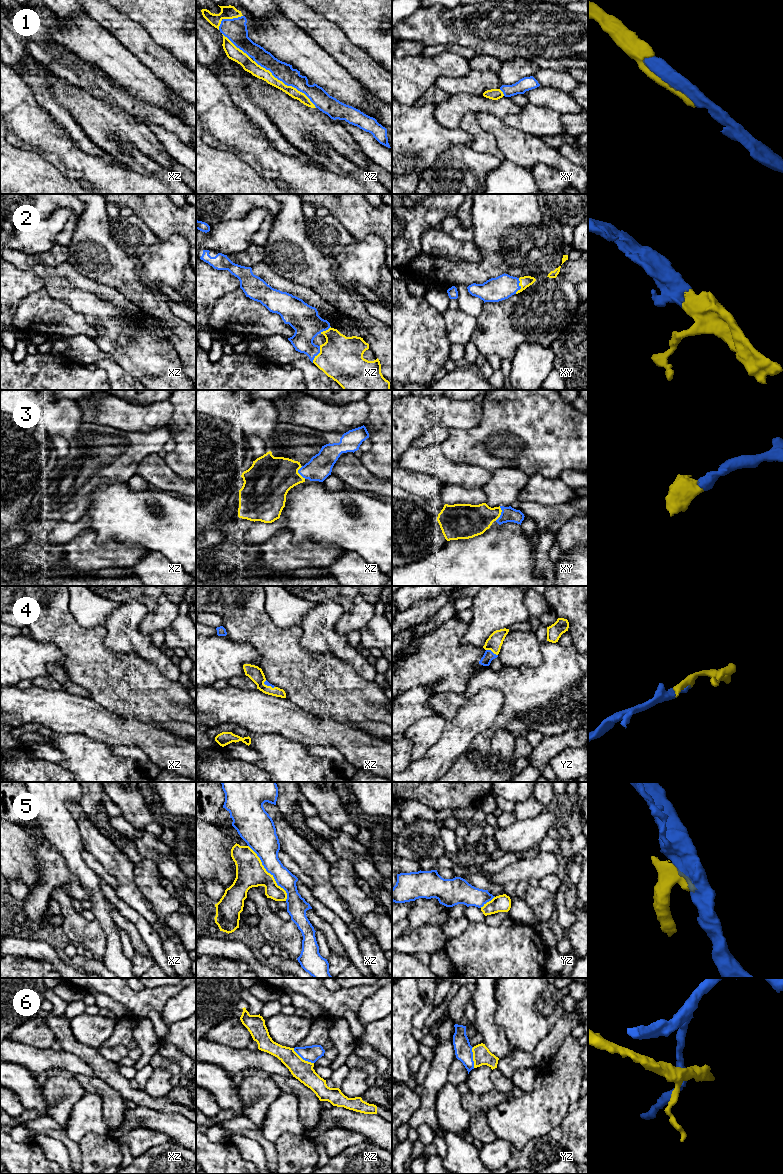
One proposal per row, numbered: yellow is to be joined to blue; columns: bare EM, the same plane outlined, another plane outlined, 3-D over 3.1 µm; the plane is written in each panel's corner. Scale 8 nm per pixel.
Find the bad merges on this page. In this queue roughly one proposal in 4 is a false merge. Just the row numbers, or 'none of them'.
5, 6

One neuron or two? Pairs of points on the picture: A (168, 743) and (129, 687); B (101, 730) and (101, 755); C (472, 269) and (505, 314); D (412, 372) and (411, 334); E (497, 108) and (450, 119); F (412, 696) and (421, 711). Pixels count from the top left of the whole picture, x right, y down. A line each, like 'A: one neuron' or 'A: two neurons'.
A: two neurons
B: two neurons
C: two neurons
D: one neuron
E: one neuron
F: one neuron

